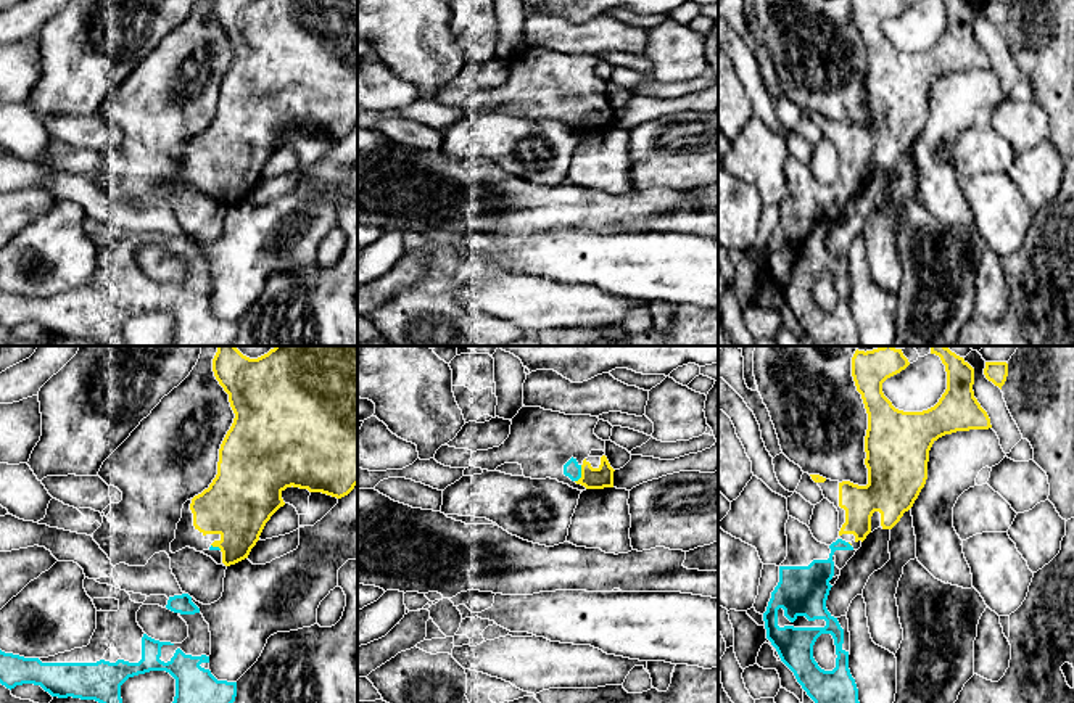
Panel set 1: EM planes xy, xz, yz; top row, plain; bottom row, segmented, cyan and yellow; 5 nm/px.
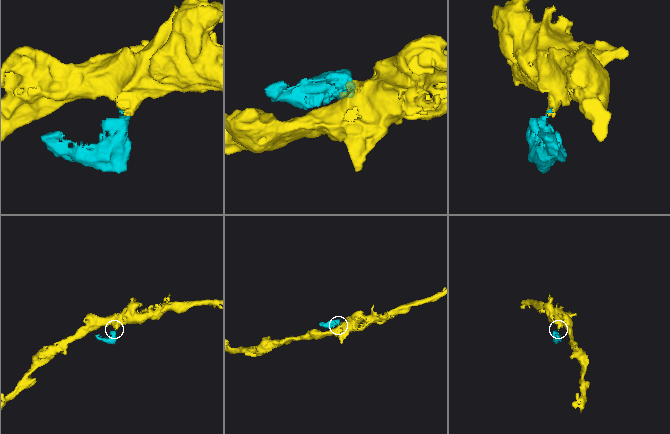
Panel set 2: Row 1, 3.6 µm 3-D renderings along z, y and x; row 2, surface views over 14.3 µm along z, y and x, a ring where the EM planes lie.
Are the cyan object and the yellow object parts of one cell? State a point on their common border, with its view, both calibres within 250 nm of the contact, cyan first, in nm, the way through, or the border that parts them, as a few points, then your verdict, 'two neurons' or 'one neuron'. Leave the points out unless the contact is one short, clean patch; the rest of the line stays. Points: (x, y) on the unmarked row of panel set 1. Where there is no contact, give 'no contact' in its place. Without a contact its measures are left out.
xz (580, 113) | 80/110 nm | across xz (570, 108), (580, 113), (591, 118) | one neuron

